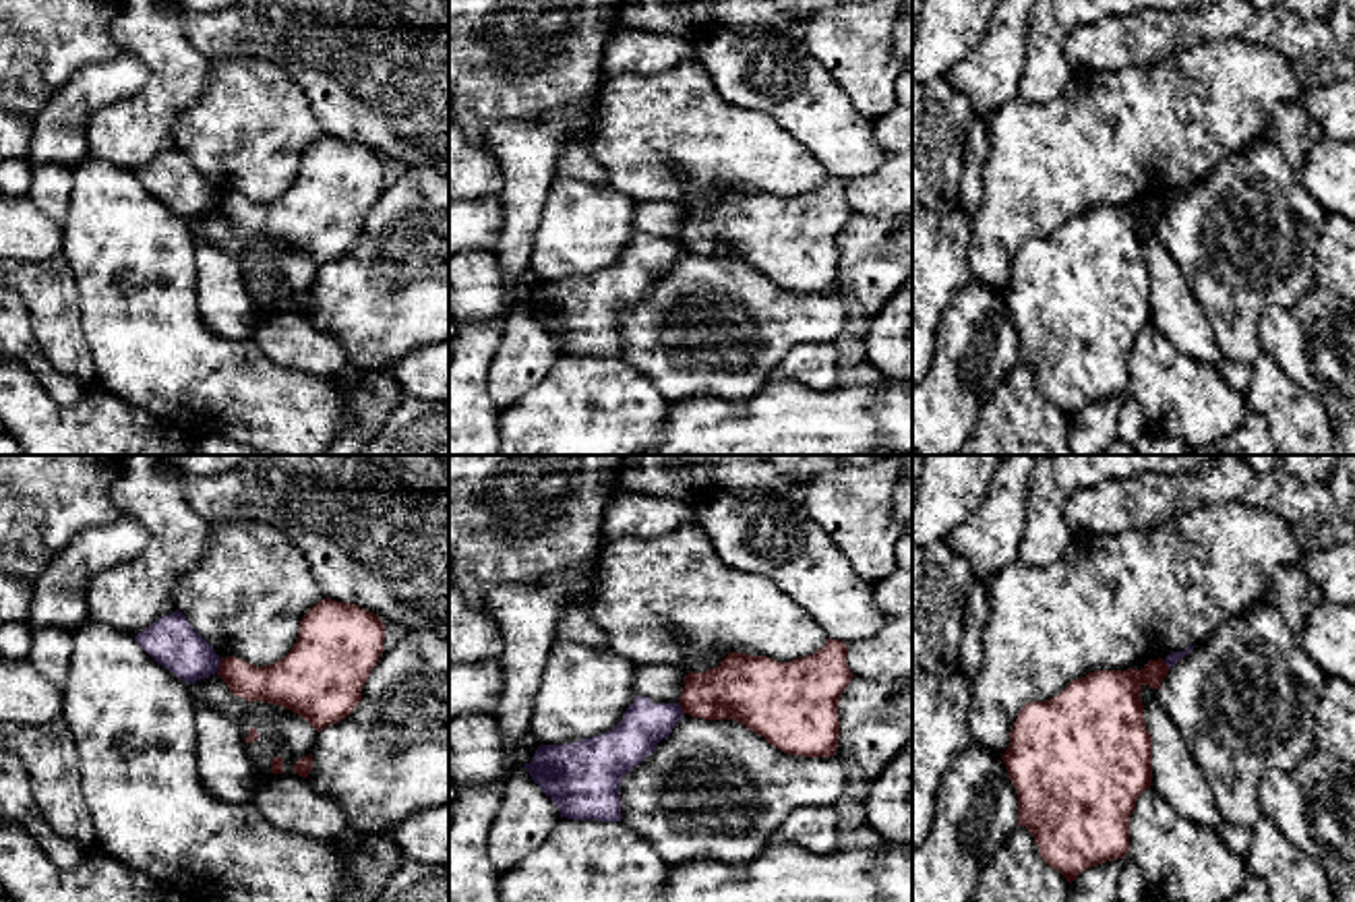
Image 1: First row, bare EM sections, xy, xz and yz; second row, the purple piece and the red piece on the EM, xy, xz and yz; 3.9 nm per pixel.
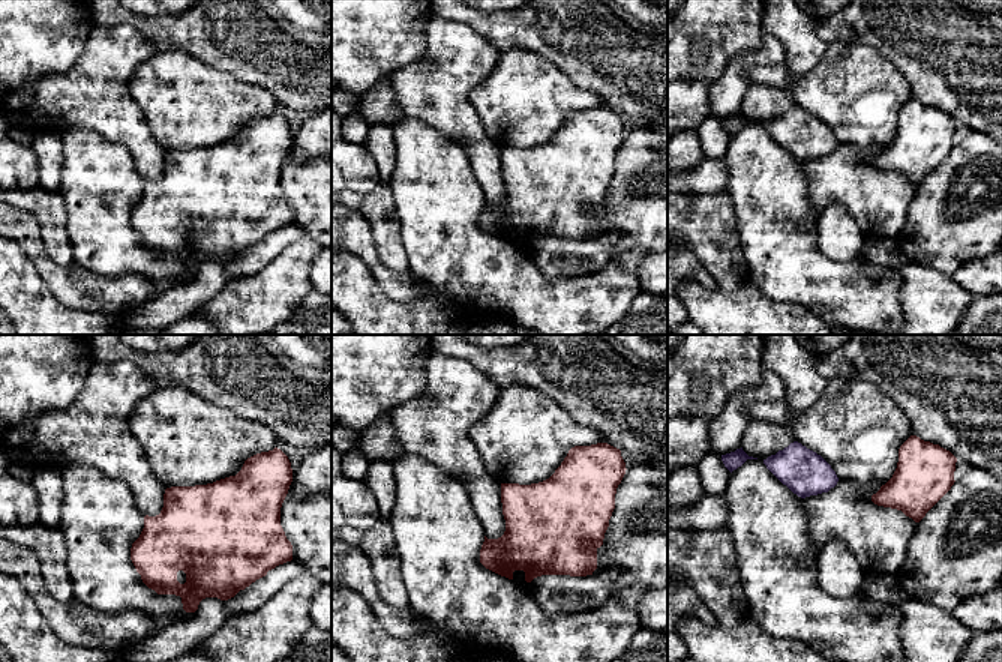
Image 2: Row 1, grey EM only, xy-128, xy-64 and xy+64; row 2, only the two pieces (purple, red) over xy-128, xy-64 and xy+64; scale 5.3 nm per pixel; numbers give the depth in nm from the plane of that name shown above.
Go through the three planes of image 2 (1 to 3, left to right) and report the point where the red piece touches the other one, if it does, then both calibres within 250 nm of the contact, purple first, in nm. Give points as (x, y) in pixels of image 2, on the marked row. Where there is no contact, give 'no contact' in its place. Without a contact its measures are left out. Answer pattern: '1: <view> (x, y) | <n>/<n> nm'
1: no contact
2: no contact
3: no contact

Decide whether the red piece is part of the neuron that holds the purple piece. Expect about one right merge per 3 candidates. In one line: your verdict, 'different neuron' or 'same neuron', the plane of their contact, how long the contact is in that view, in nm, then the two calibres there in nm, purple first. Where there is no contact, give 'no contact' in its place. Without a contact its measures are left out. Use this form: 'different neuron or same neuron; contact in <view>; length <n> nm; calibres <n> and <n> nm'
different neuron; contact in xy; length 60 nm; calibres 190 and 170 nm

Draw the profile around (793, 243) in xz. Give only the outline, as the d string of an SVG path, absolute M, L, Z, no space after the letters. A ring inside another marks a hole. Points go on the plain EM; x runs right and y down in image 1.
M832 174L815 190L790 199L730 188L718 205L685 211L679 240L693 254L736 257L784 290L830 294L838 285L838 238L854 213L846 190L848 182Z

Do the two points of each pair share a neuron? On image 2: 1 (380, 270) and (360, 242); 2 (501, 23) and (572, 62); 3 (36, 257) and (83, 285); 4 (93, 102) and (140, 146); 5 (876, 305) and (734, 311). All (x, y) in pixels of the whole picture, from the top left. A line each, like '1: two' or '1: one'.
1: one
2: one
3: one
4: one
5: two

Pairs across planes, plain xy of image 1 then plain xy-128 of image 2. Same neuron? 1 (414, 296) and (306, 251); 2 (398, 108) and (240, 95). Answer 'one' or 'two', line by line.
1: two
2: two

